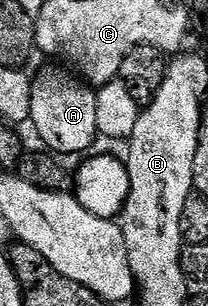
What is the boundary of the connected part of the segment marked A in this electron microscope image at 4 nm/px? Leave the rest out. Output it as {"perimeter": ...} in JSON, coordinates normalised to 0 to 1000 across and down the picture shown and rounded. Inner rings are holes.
{"perimeter":[[[240,209],[226,229],[202,229],[178,245],[159,245],[144,275],[144,399],[173,435],[202,448],[202,464],[226,493],[264,507],[298,503],[394,503],[409,507],[452,451],[476,448],[471,408],[462,405],[462,327],[466,304],[380,245],[303,222],[279,209]]]}

